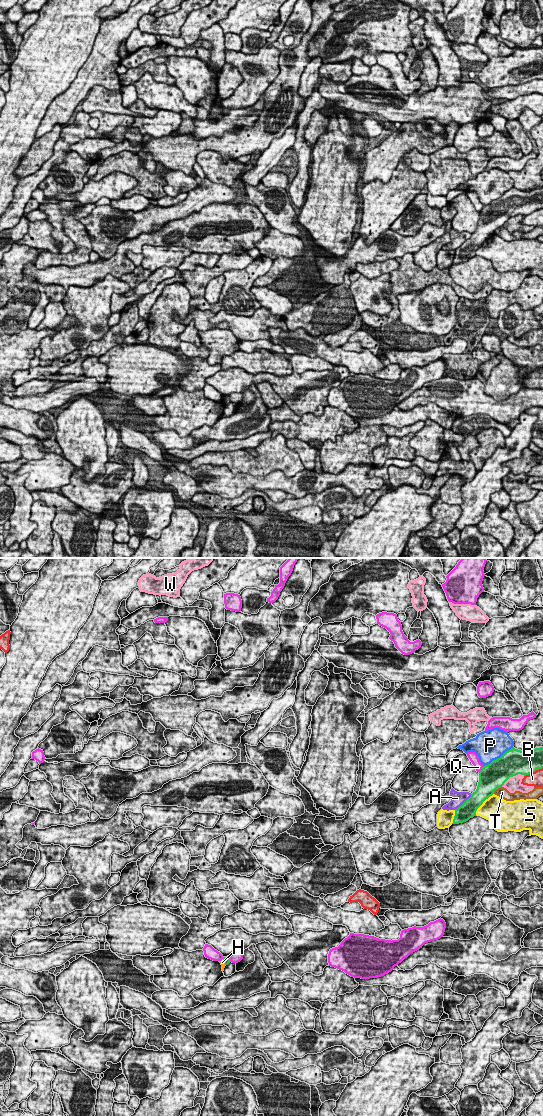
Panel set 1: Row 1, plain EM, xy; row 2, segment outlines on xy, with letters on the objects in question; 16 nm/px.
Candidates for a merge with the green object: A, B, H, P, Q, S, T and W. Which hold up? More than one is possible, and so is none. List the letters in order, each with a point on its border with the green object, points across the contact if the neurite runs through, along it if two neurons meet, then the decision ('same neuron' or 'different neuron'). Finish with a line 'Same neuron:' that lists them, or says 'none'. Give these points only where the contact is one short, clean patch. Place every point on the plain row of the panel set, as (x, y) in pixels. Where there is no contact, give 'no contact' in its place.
A: contact xy (464, 242); different neuron
B: contact xy (533, 211); different neuron
H: contact xy (224, 402); border xy (222, 399), (225, 405); different neuron
P: contact xy (498, 198); different neuron
Q: contact xy (481, 209); different neuron
S: contact xy (482, 243); different neuron
T: contact xy (496, 228); different neuron
W: contact xy (512, 216); different neuron
Same neuron: none

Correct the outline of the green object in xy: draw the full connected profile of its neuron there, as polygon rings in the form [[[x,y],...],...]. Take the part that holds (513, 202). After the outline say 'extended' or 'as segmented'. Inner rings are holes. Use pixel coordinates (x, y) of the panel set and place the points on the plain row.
[[[514,187],[500,198],[483,206],[479,212],[479,222],[475,232],[460,247],[455,249],[452,264],[468,261],[476,256],[477,249],[494,234],[494,231],[518,214],[529,215],[543,208],[543,187],[521,191]]]; as segmented

